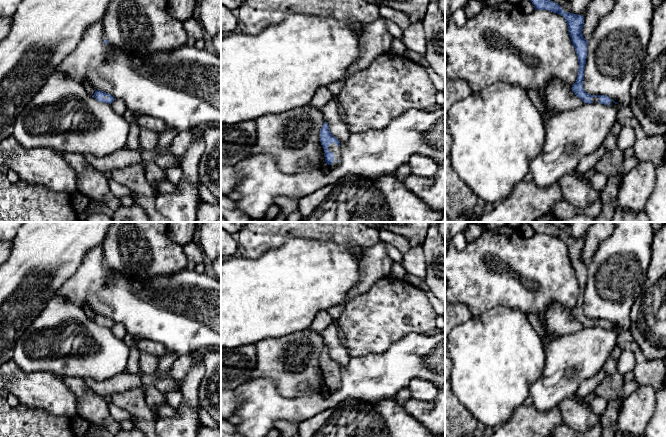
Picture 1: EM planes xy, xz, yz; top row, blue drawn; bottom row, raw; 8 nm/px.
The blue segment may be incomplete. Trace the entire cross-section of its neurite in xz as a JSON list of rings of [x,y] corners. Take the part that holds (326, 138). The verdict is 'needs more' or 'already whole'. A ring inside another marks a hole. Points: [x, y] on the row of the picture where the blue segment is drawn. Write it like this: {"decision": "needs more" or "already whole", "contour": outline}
{"decision": "needs more", "contour": [[[326,121],[320,129],[320,142],[325,152],[326,164],[338,165],[340,162],[340,142],[331,134]]]}

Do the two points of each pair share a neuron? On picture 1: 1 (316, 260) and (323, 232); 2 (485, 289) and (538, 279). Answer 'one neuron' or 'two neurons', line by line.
1: two neurons
2: one neuron

